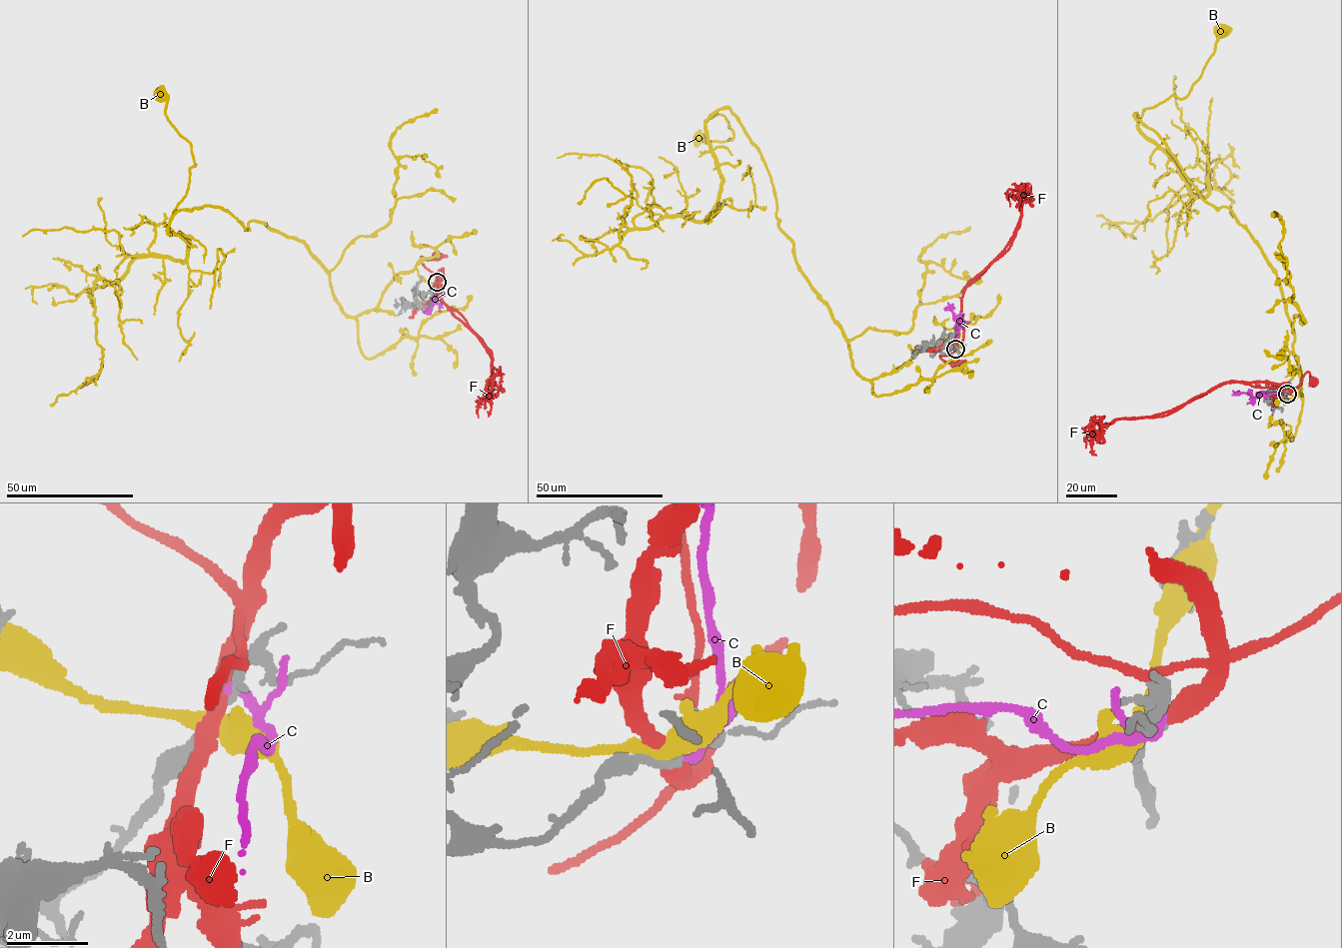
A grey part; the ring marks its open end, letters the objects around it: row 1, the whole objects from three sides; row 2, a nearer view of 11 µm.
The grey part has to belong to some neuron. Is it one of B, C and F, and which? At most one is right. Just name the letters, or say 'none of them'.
none of them

